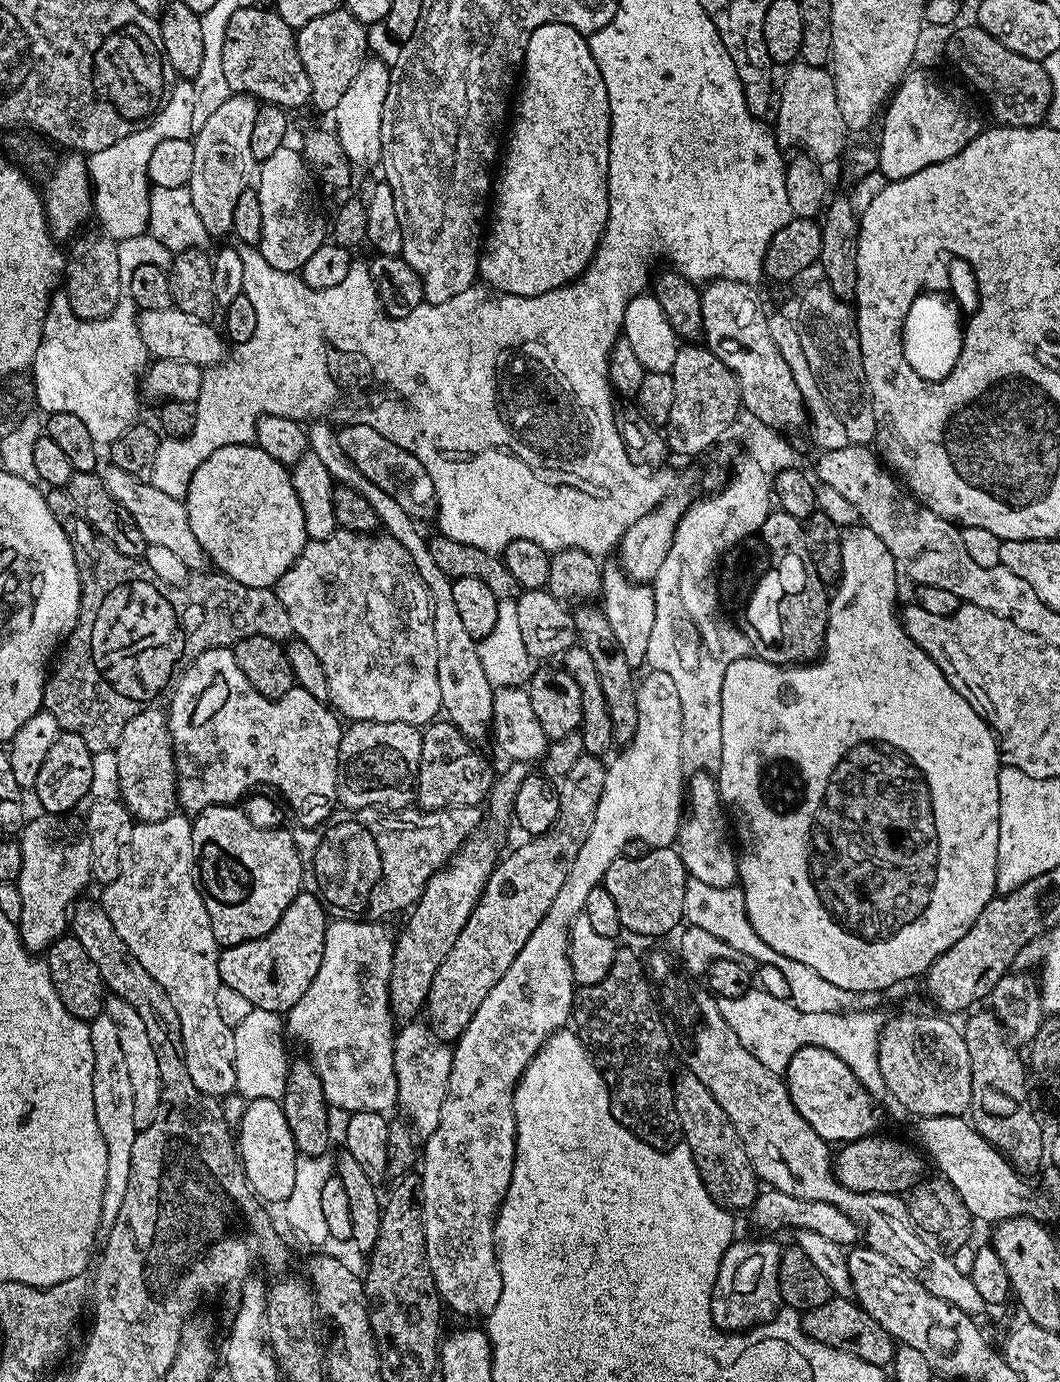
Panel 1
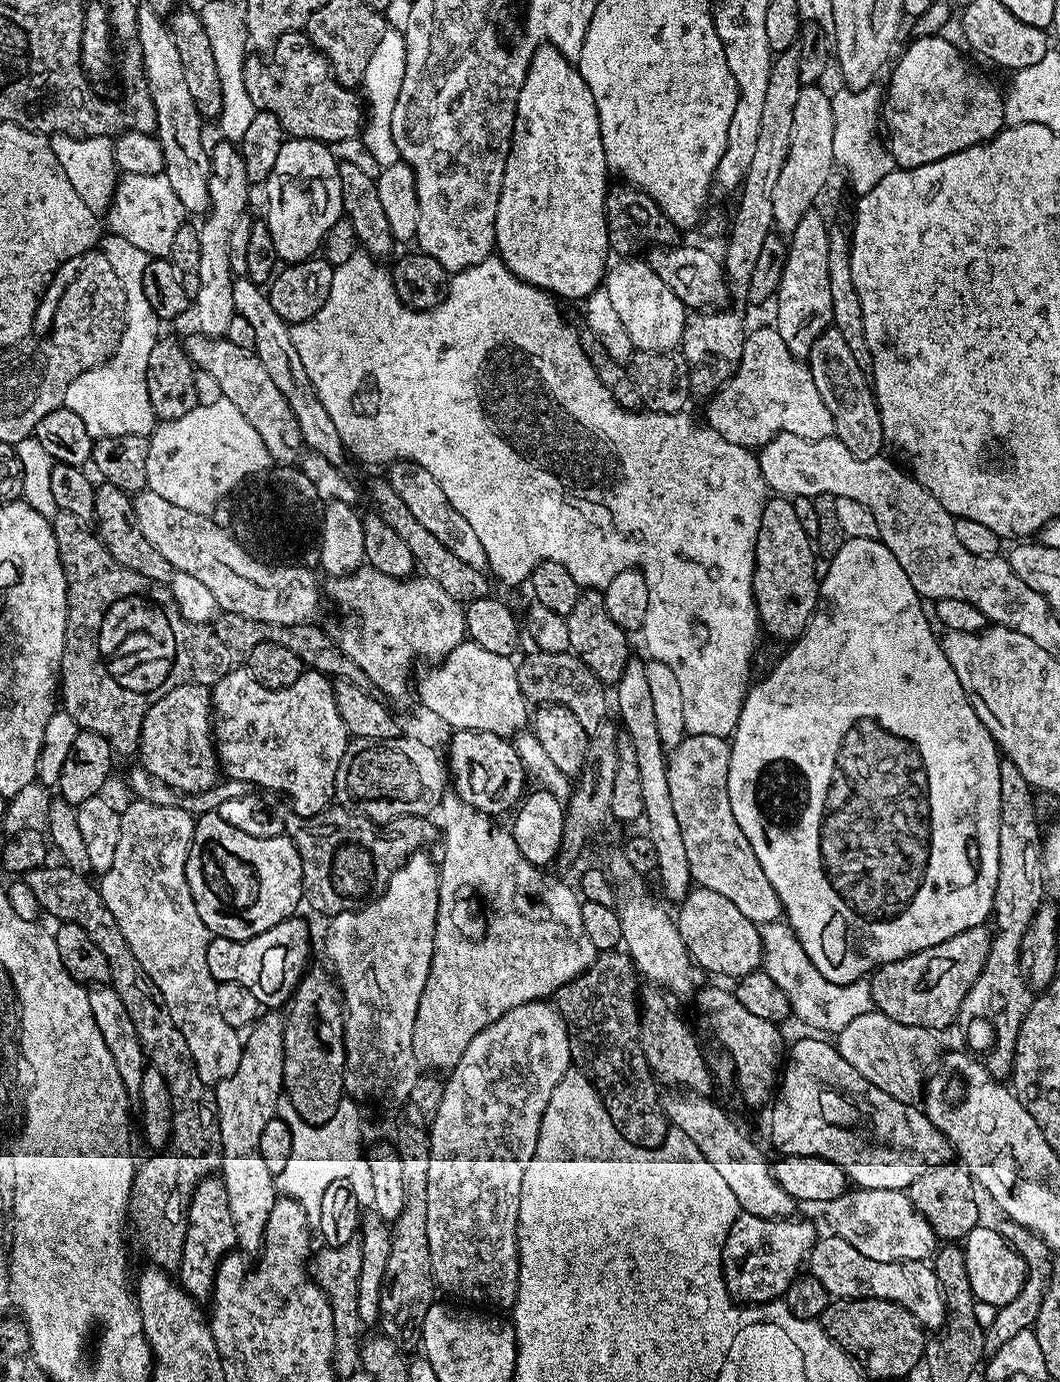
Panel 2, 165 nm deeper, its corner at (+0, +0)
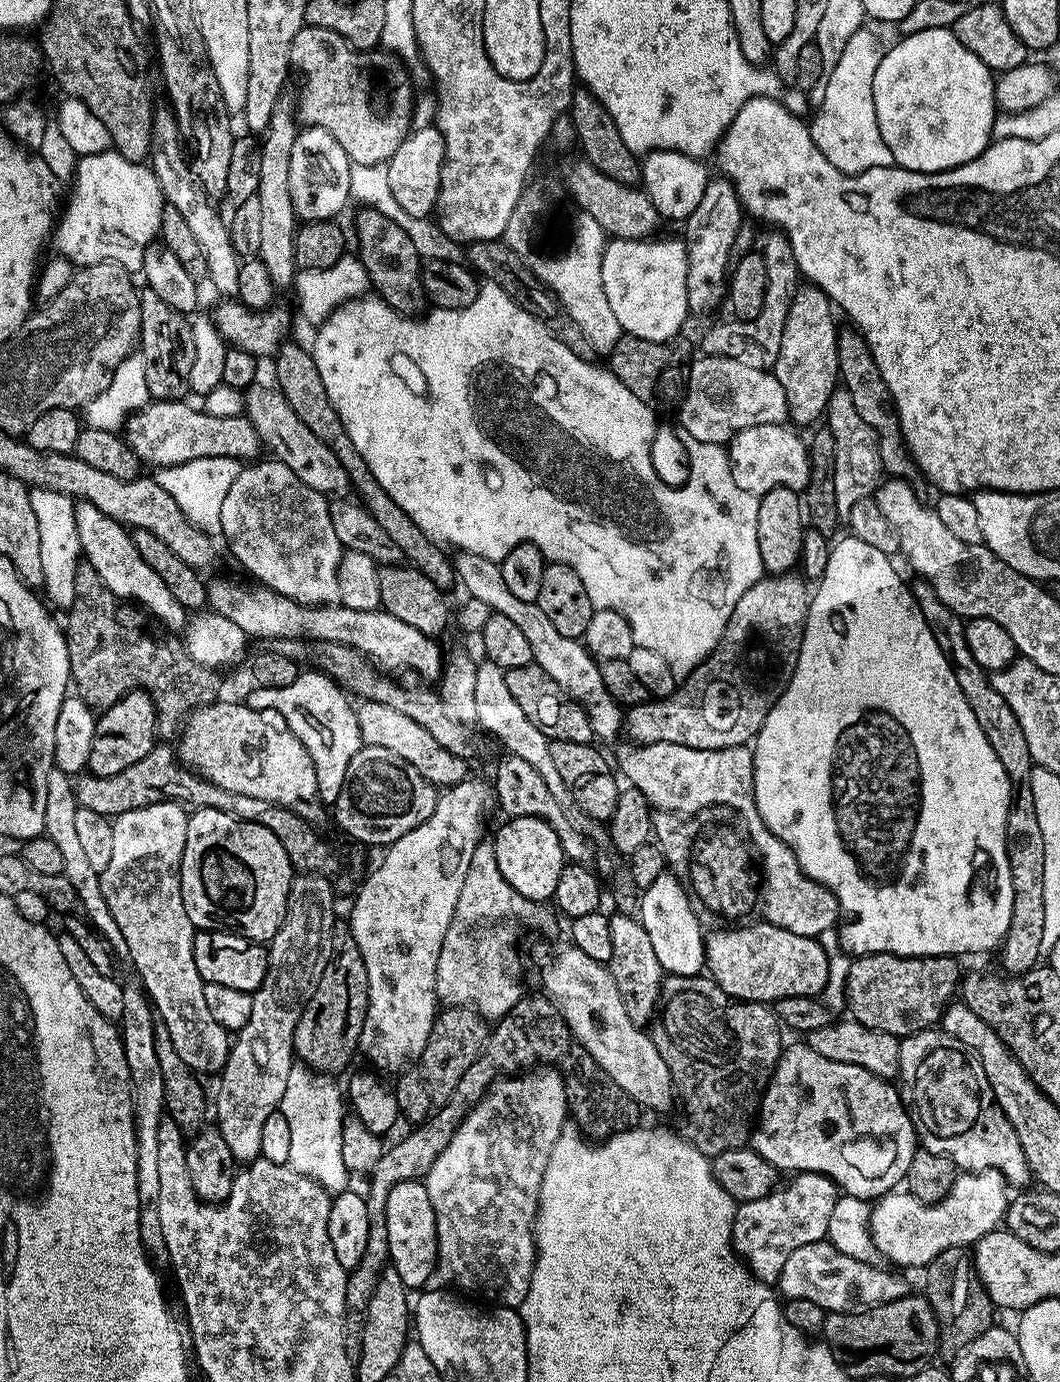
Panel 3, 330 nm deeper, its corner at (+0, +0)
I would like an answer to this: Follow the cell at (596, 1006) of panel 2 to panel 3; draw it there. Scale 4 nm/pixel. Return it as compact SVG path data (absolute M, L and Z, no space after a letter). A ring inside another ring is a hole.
M544 994L538 996L521 995L520 1000L499 1020L488 1033L484 1050L466 1074L458 1078L454 1094L445 1104L439 1105L427 1120L420 1121L414 1130L408 1130L401 1140L389 1143L384 1153L370 1173L372 1181L368 1184L366 1199L370 1214L370 1239L366 1242L366 1254L362 1262L348 1272L346 1282L346 1312L344 1314L344 1345L346 1354L352 1361L360 1358L362 1350L362 1330L364 1329L364 1311L370 1306L374 1286L384 1268L389 1267L388 1243L386 1242L386 1196L398 1182L423 1180L434 1158L446 1150L450 1138L466 1118L466 1114L481 1100L493 1083L505 1076L514 1076L537 1066L555 1066L564 1079L564 1089L568 1095L568 1111L575 1127L585 1137L600 1142L613 1134L628 1134L641 1123L642 1107L625 1090L622 1090L603 1072L598 1062L572 1036L566 1022L560 1017L559 1010Z

